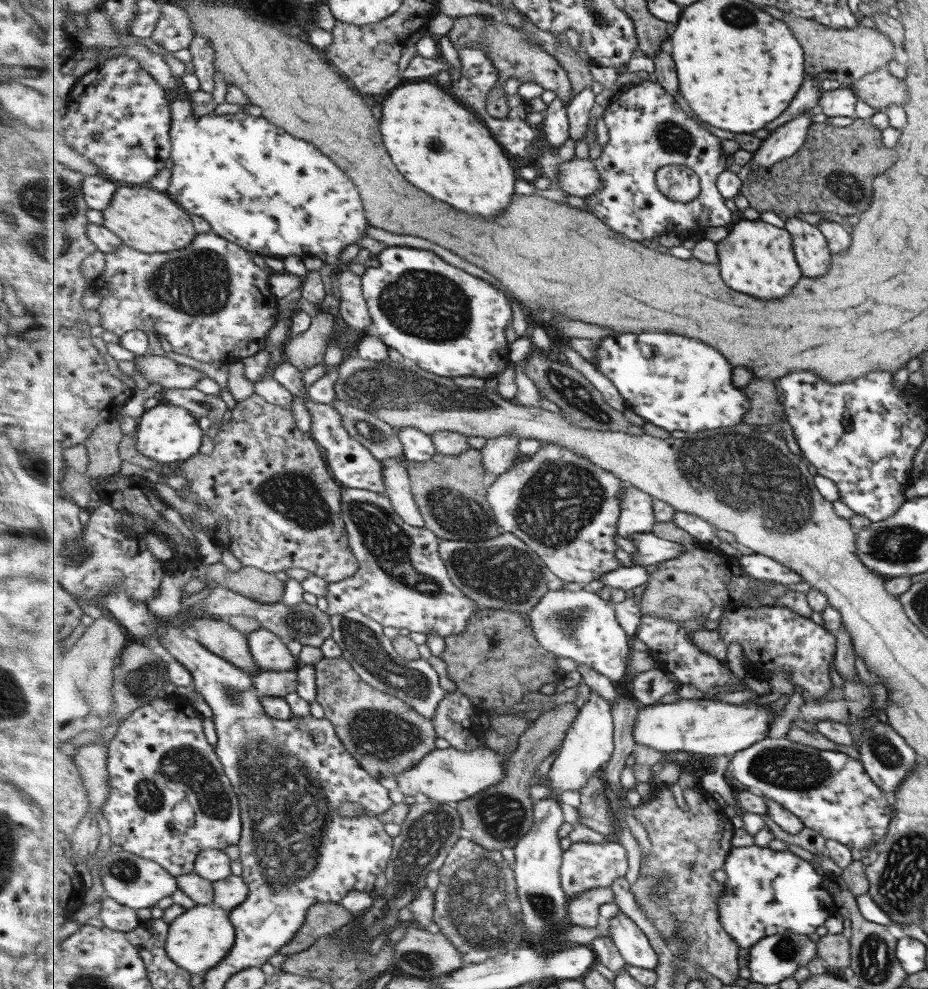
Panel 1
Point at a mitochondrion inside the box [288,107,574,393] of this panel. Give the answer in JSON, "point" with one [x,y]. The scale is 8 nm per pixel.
{"point":[427,304]}

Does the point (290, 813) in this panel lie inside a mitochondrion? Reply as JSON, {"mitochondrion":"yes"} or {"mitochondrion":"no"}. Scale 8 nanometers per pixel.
{"mitochondrion":"yes"}

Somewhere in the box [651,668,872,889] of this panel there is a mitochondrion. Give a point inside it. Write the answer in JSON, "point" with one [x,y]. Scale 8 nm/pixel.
{"point":[784,766]}

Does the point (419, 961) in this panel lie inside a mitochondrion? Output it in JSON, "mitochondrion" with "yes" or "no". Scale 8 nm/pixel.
{"mitochondrion":"yes"}

